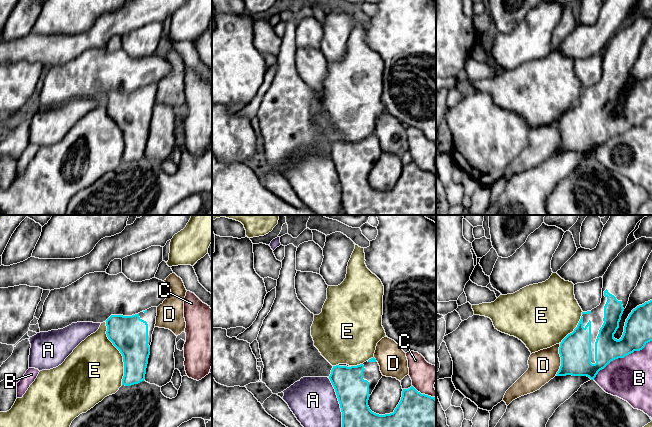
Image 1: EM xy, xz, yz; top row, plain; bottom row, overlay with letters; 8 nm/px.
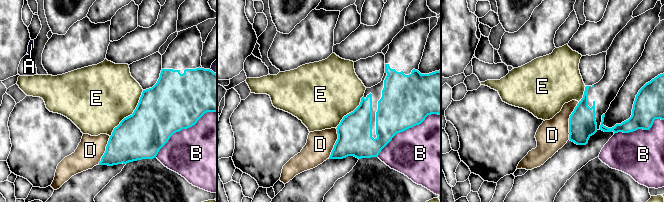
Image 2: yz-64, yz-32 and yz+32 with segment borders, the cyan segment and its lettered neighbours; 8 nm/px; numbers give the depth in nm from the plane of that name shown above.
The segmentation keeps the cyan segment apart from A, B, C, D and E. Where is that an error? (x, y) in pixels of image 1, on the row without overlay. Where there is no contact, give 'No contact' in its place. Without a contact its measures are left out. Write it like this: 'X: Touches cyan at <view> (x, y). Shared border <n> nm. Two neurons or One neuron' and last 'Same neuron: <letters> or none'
A: Touches cyan at xz (340, 181). Shared border 440 nm. Two neurons
B: Touches cyan at yz (621, 133). Shared border 550 nm. Two neurons
C: Touches cyan at xz (423, 170). Shared border 200 nm. Two neurons
D: Touches cyan at yz (561, 135). Shared border 260 nm. Two neurons
E: Touches cyan at xy (120, 128). Shared border 500 nm. Two neurons
Same neuron: none

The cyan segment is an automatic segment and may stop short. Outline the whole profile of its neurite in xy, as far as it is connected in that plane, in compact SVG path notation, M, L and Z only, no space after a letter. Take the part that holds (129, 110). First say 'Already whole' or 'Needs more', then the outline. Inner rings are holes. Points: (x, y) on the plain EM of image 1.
Needs more. M151 83L132 92L111 91L106 96L107 113L123 132L122 161L145 155L156 92L157 83Z

